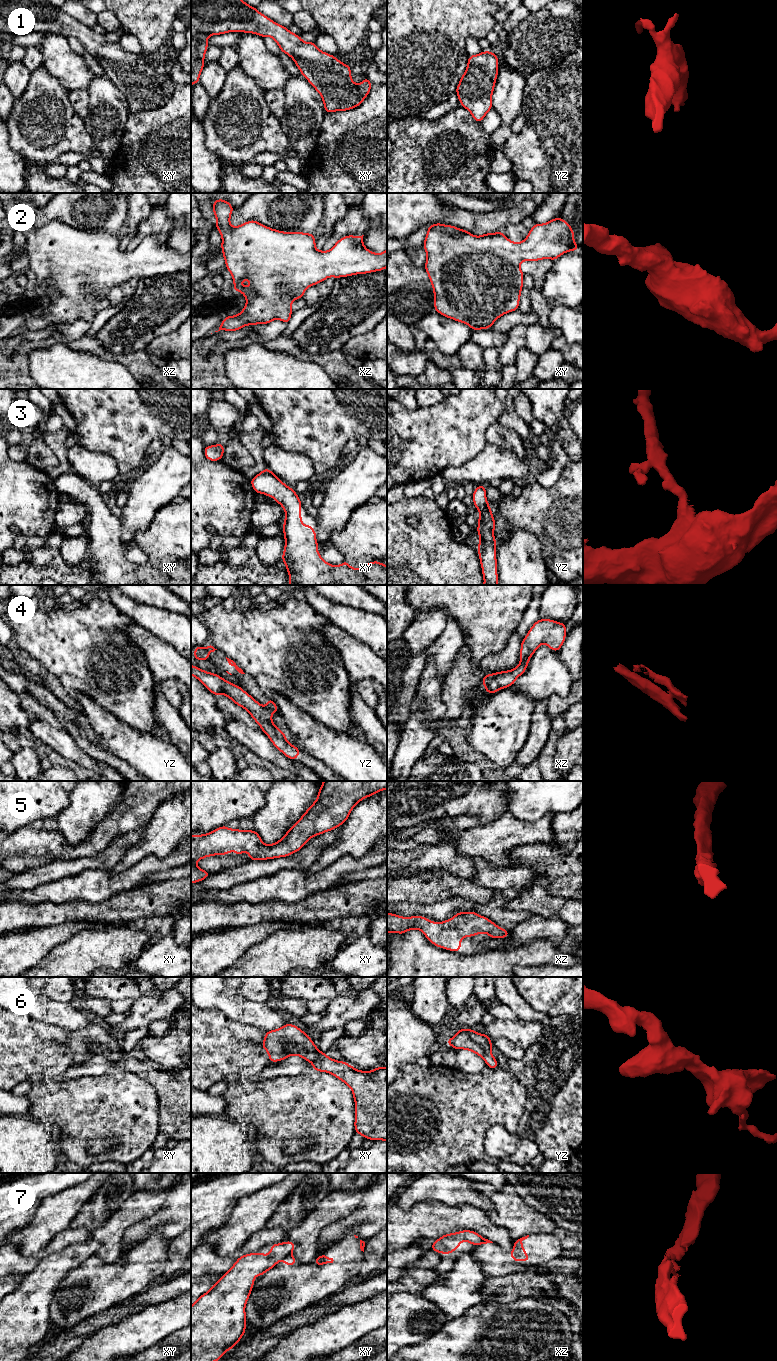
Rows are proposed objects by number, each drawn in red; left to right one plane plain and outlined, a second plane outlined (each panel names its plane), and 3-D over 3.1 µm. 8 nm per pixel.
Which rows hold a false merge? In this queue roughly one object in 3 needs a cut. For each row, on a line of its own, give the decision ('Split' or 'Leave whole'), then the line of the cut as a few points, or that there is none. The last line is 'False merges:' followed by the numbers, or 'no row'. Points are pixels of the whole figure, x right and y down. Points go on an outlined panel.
1: Leave whole. No split
2: Leave whole. No split
3: Leave whole. No split
4: Split. Split along xz (520, 659), (528, 661)
5: Leave whole. No split
6: Leave whole. No split
7: Split. Split along xy (290, 1253), (283, 1259)
False merges: 4, 7

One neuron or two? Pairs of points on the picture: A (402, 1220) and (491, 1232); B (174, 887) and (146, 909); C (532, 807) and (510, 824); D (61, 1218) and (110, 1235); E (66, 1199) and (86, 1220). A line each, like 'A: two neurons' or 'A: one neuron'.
A: one neuron
B: one neuron
C: two neurons
D: two neurons
E: two neurons

